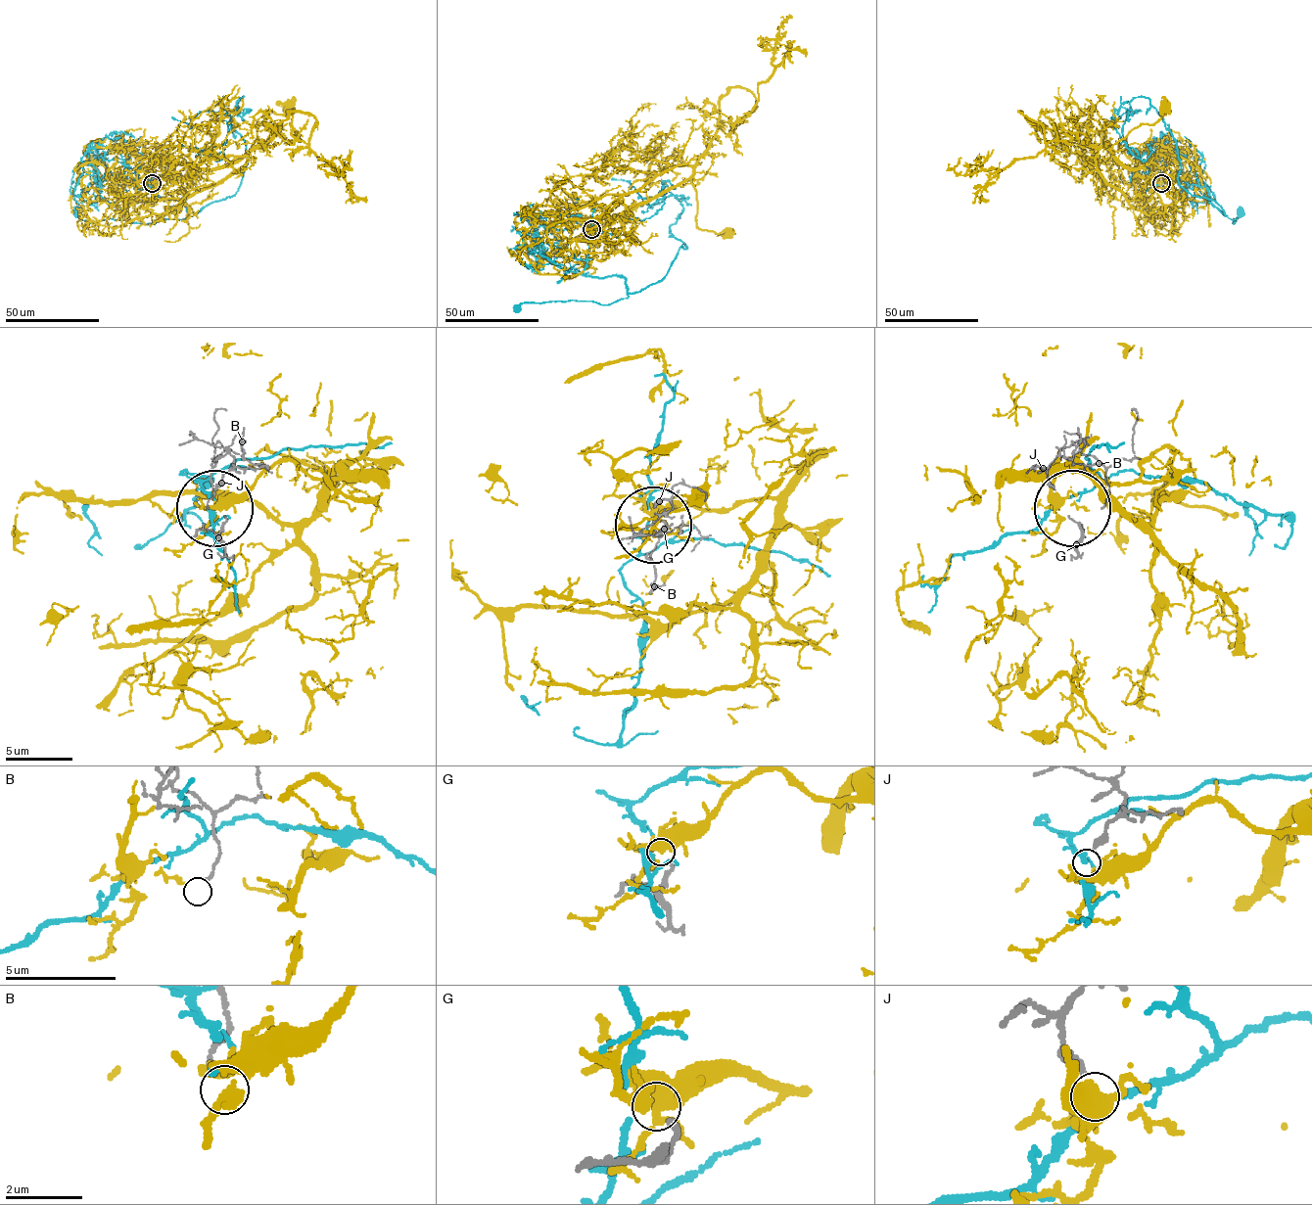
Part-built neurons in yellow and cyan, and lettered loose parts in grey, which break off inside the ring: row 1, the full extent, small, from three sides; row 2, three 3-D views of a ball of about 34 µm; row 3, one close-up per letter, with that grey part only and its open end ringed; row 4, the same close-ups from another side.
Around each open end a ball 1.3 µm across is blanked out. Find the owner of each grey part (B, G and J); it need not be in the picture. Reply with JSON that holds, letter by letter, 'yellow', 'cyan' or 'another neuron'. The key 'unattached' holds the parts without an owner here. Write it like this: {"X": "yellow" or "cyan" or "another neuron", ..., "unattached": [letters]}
{"B": "another neuron", "G": "yellow", "J": "another neuron", "unattached": ["B", "J"]}

